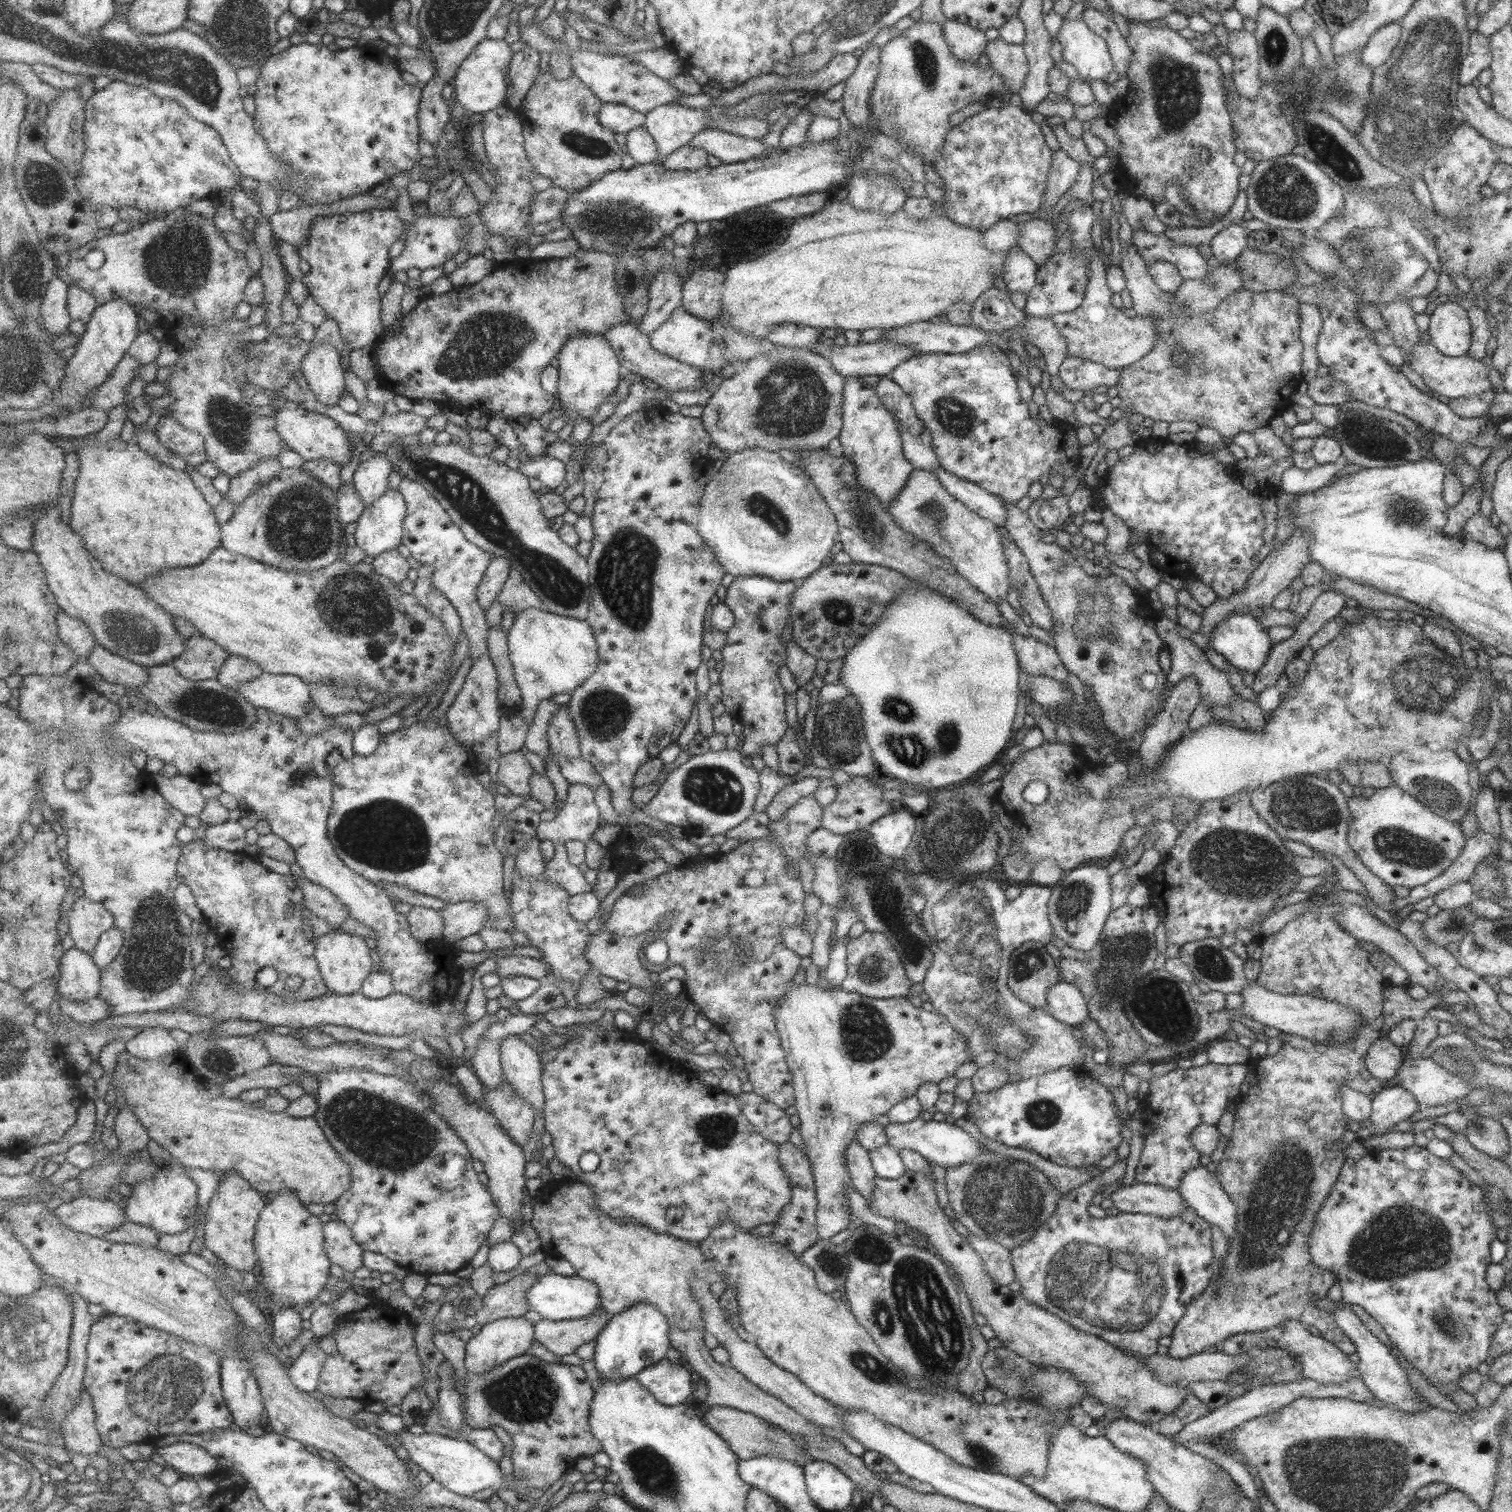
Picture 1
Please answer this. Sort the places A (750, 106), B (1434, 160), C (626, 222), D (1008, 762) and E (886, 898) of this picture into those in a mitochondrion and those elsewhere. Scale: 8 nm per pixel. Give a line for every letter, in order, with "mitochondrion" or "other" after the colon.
A: mitochondrion
B: mitochondrion
C: mitochondrion
D: other
E: mitochondrion

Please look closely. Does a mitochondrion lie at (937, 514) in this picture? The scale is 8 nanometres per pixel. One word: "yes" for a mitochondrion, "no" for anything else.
yes

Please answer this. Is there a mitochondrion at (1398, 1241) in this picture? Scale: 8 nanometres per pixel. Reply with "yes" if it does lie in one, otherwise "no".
yes

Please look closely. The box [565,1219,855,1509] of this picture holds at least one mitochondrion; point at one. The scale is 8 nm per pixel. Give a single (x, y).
(653, 1472)

